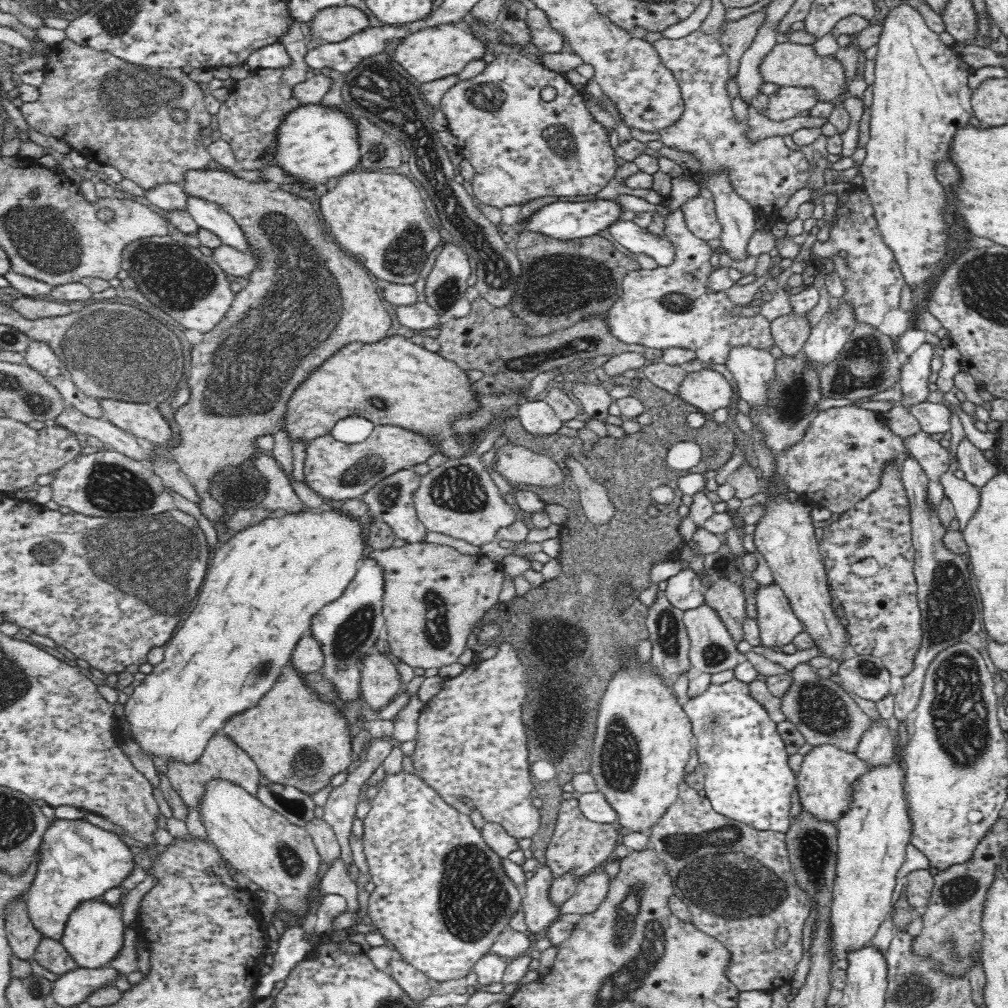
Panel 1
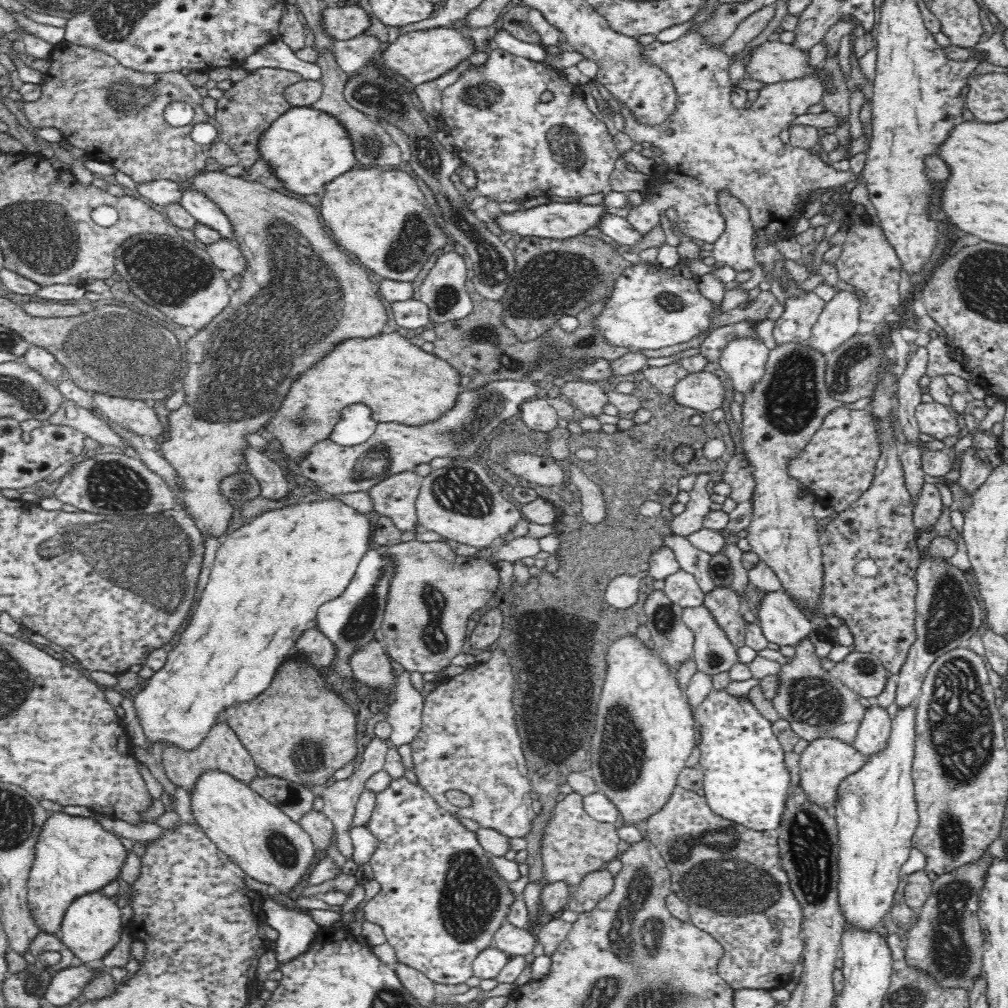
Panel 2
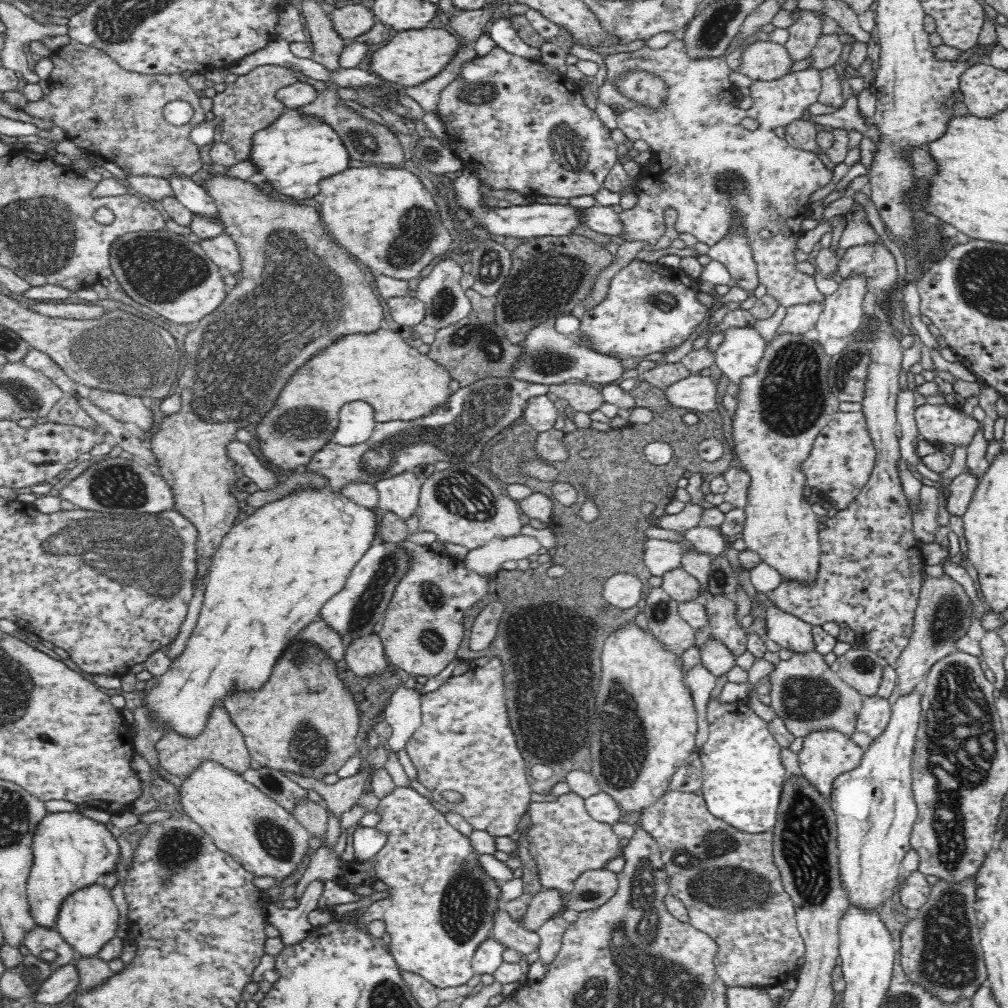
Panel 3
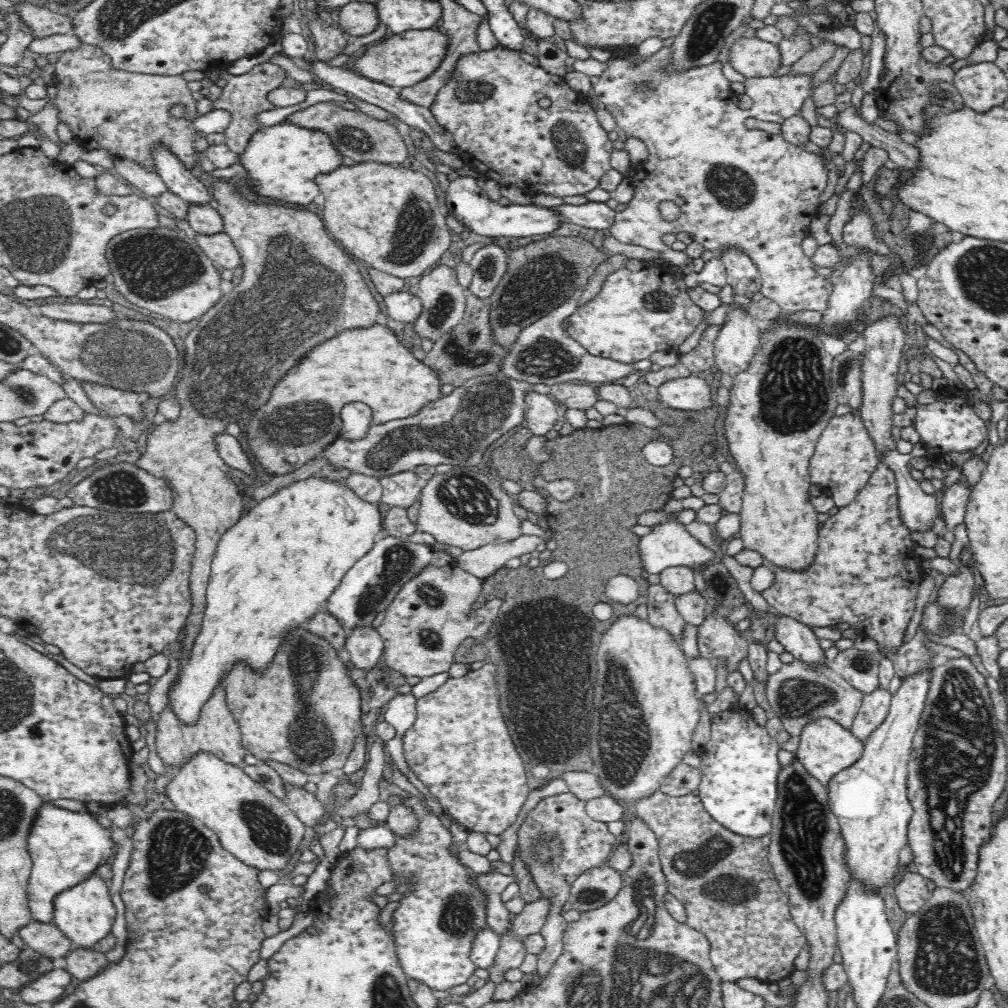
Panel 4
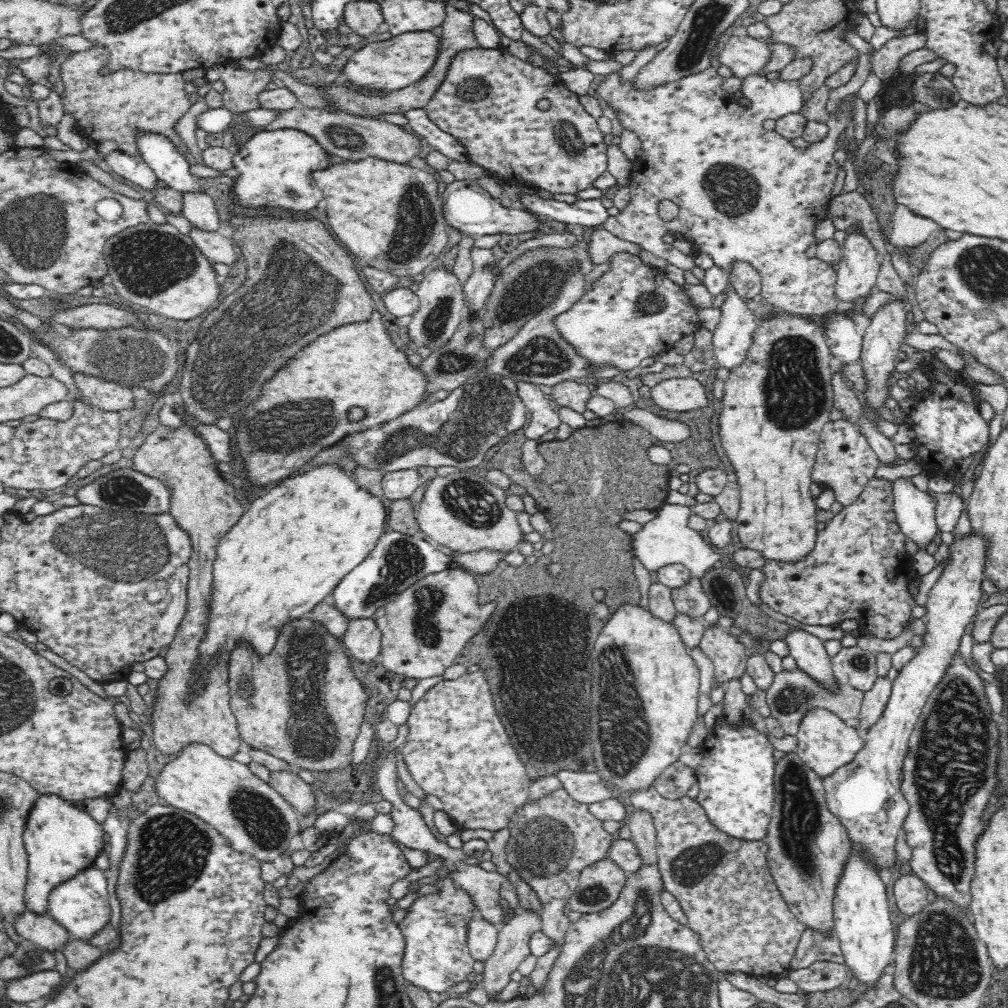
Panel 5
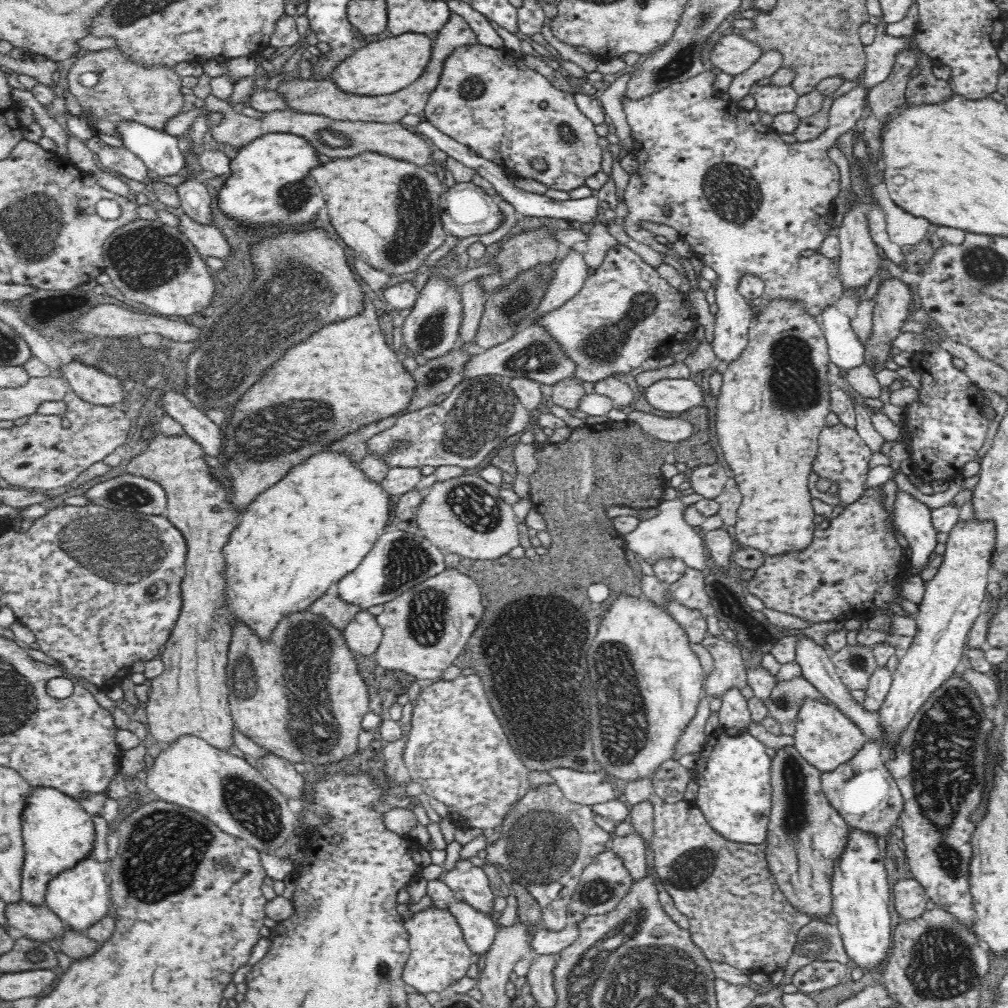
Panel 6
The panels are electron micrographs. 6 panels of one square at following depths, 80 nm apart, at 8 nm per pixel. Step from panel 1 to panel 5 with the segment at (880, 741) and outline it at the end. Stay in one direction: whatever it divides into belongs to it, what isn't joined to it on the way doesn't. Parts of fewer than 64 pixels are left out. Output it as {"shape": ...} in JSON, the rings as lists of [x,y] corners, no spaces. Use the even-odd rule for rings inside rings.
{"shape":[[[877,676],[870,690],[864,691],[859,713],[858,730],[866,732],[880,719],[891,694],[893,682],[887,676]]]}

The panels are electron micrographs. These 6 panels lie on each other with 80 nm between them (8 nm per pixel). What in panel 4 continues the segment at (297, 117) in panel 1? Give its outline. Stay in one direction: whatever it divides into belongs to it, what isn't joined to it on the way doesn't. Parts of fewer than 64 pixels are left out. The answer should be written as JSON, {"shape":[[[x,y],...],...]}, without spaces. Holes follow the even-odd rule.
{"shape":[[[278,123],[259,128],[252,134],[244,152],[237,154],[236,162],[246,171],[247,188],[258,196],[273,198],[286,206],[306,206],[317,194],[316,175],[326,174],[342,166],[342,155],[322,131],[312,131],[292,123]]]}

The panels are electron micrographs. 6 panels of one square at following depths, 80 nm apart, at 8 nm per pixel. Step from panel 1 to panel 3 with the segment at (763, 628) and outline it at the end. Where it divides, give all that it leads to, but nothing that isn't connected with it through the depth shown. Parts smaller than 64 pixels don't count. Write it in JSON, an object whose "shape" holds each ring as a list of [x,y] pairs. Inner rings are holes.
{"shape":[[[776,605],[766,611],[766,624],[768,639],[777,642],[781,648],[788,648],[798,654],[816,651],[812,638],[813,626],[781,611]]]}

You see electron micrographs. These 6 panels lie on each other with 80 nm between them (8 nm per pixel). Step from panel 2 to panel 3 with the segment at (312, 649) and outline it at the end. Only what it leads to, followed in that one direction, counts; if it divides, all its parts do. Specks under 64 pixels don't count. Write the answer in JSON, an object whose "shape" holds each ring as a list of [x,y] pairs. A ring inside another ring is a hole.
{"shape":[[[321,617],[302,628],[299,636],[303,640],[323,648],[327,655],[336,662],[340,662],[341,658],[345,656],[345,644],[341,634]]]}

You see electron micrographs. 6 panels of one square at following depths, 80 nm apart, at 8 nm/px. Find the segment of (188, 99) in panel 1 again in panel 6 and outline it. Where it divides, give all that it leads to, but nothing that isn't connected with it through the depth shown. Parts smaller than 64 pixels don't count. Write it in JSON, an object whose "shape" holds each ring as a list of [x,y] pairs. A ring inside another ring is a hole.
{"shape":[[[113,50],[90,51],[86,56],[80,56],[67,75],[72,96],[76,97],[84,109],[88,108],[96,115],[98,130],[110,136],[116,135],[114,126],[120,120],[135,120],[150,128],[164,130],[166,120],[179,114],[184,104],[183,94],[180,93],[180,78],[173,67],[165,64],[143,66],[127,54]],[[84,72],[96,72],[96,76],[99,76],[98,83],[92,84],[90,88],[80,84],[80,76],[84,76]]]}

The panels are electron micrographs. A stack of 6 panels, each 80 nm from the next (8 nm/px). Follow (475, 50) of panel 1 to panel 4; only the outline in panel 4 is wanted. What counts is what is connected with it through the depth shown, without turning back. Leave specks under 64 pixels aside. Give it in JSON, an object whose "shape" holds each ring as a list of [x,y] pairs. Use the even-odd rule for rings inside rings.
{"shape":[[[412,30],[392,37],[375,45],[368,45],[362,51],[350,71],[372,81],[394,87],[397,90],[419,83],[428,78],[440,66],[448,48],[448,38],[440,30]]]}

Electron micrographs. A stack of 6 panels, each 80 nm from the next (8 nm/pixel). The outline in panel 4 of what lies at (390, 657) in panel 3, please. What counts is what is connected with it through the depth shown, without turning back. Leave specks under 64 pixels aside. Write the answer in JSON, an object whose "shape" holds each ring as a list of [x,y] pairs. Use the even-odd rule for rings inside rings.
{"shape":[[[456,564],[443,567],[427,566],[418,576],[400,589],[386,607],[386,615],[377,631],[384,641],[384,662],[392,670],[407,676],[434,676],[448,672],[454,654],[474,628],[472,605],[482,590],[482,579]]]}

